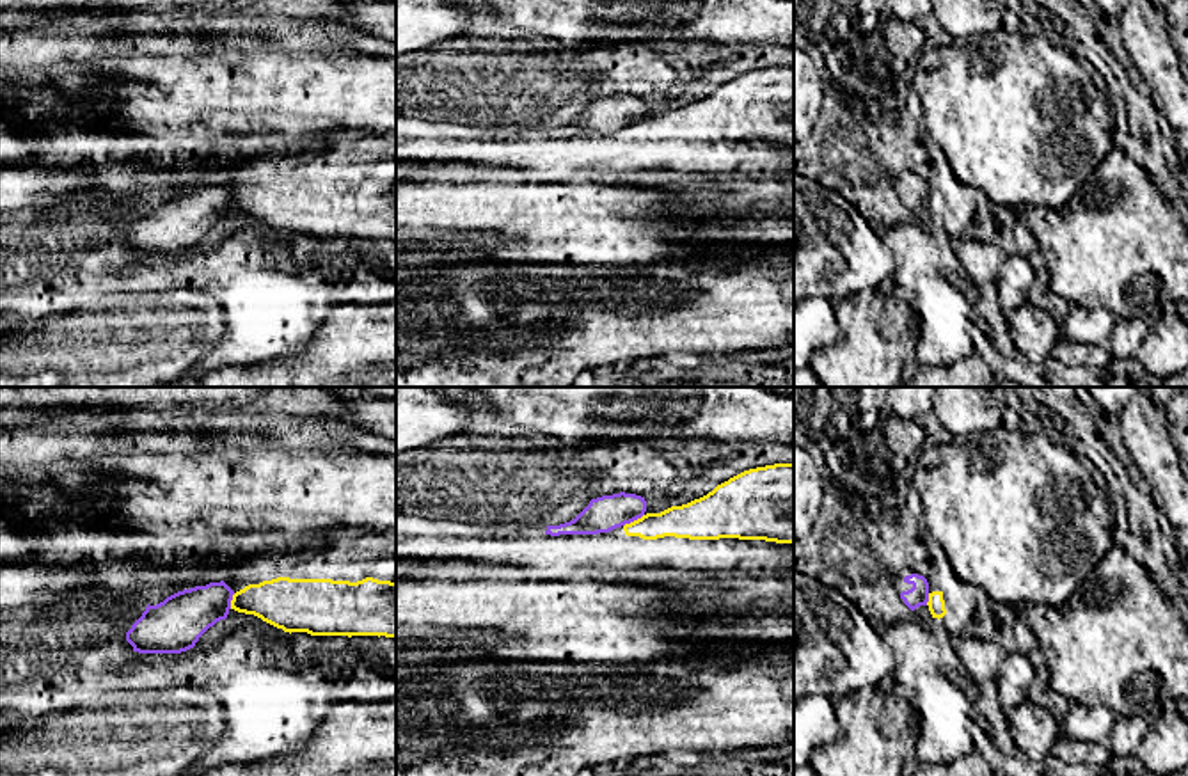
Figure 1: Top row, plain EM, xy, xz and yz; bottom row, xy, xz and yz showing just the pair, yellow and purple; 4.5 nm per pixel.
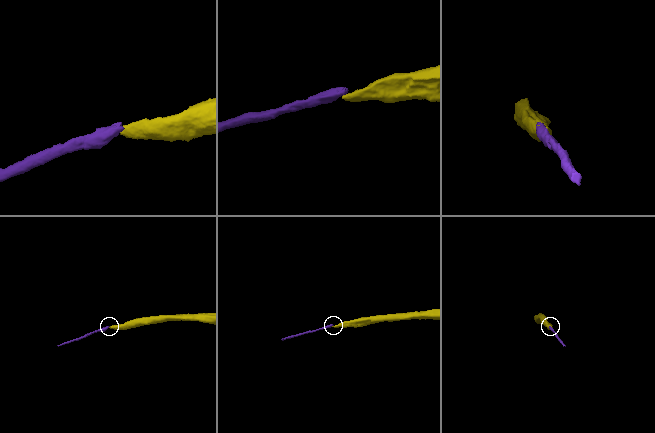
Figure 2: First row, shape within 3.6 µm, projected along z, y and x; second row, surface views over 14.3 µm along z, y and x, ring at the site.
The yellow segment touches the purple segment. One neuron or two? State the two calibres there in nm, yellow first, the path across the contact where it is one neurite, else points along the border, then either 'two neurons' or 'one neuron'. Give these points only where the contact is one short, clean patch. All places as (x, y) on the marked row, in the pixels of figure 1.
160 nm thick on the yellow side, 160 nm on the other; border along xz (643, 514), (624, 526); two neurons

